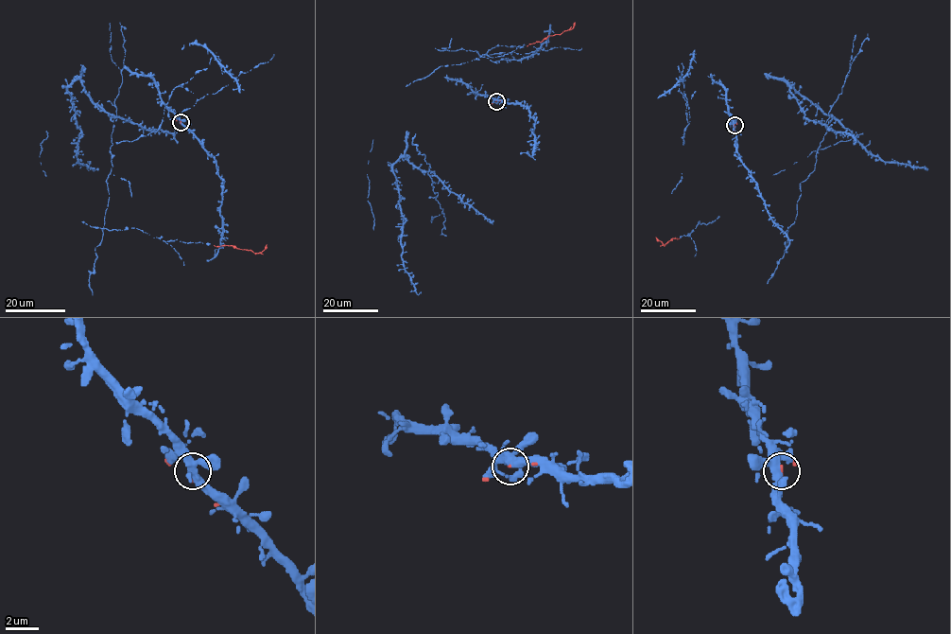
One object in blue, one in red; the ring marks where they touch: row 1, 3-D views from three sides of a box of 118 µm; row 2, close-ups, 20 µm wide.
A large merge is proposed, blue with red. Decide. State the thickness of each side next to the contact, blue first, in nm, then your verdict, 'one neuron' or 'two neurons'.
360/180 nm | one neuron

